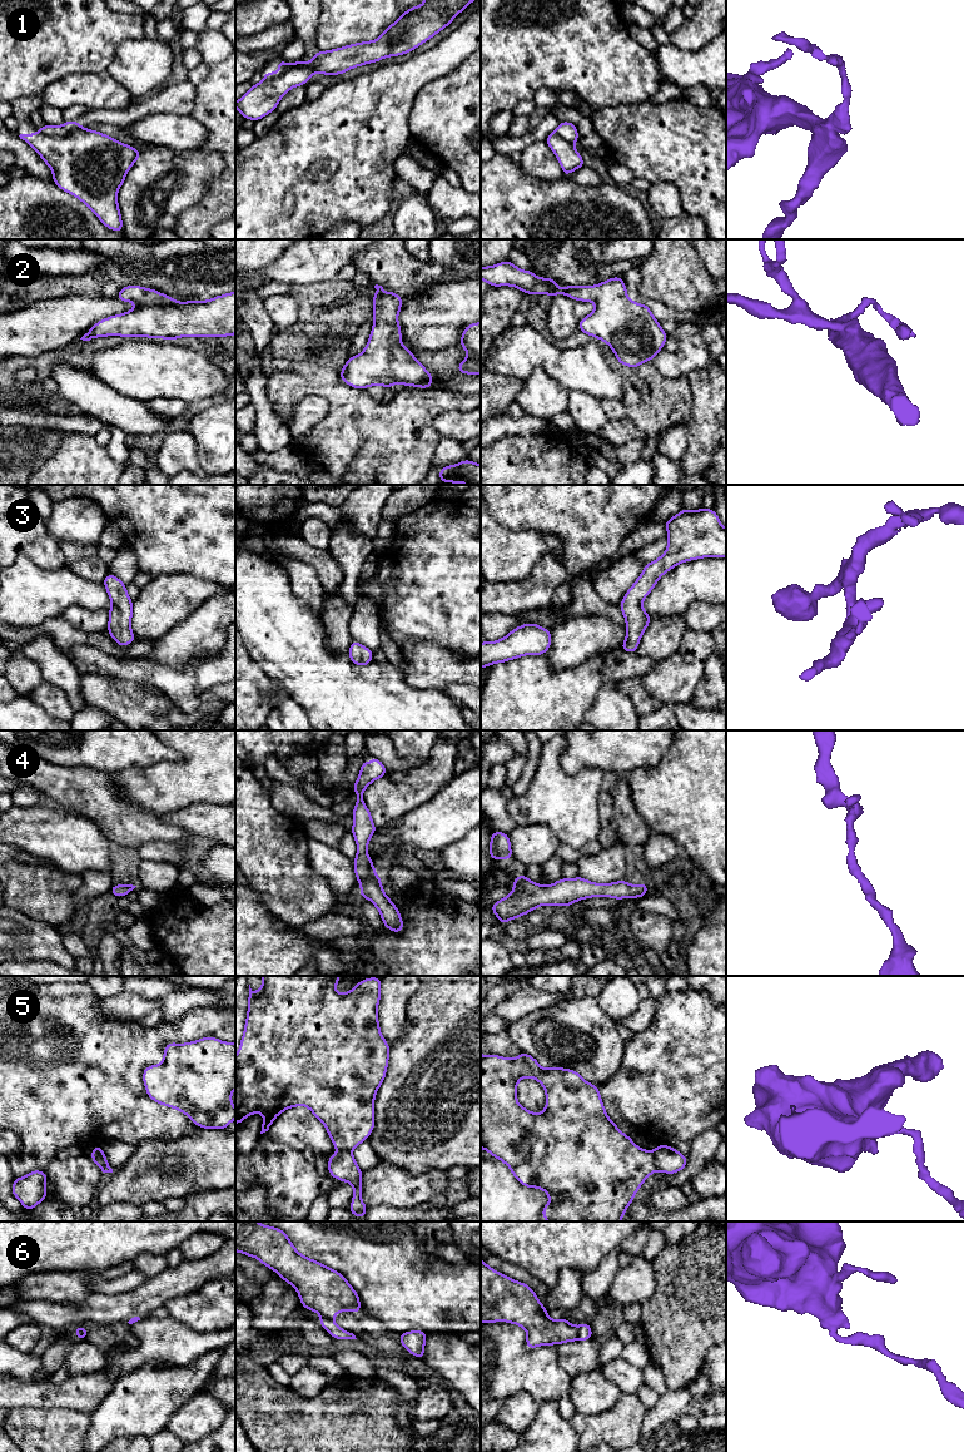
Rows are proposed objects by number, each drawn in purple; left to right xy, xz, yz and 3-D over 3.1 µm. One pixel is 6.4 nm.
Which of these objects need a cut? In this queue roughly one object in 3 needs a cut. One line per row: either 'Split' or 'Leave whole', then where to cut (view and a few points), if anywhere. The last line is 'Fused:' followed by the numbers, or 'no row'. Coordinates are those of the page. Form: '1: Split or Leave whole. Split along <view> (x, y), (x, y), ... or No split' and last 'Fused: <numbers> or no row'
1: Split. Split along xz (316, 72), (308, 68), (291, 68), (273, 78), (264, 78)
2: Leave whole. No split
3: Leave whole. No split
4: Leave whole. No split
5: Split. Split along xy (92, 1151), (95, 1161), (103, 1166)
6: Split. Split along yz (577, 1327), (579, 1338)
Fused: 1, 5, 6

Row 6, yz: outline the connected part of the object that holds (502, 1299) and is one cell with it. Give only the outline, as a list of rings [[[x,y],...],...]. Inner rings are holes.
[[[481,1259],[481,1323],[507,1322],[526,1329],[526,1347],[561,1344],[578,1341],[578,1327],[566,1318],[553,1320],[532,1288],[488,1267]]]

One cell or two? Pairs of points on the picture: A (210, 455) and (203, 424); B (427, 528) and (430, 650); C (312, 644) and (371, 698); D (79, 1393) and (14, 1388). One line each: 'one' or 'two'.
A: one
B: two
C: one
D: one

